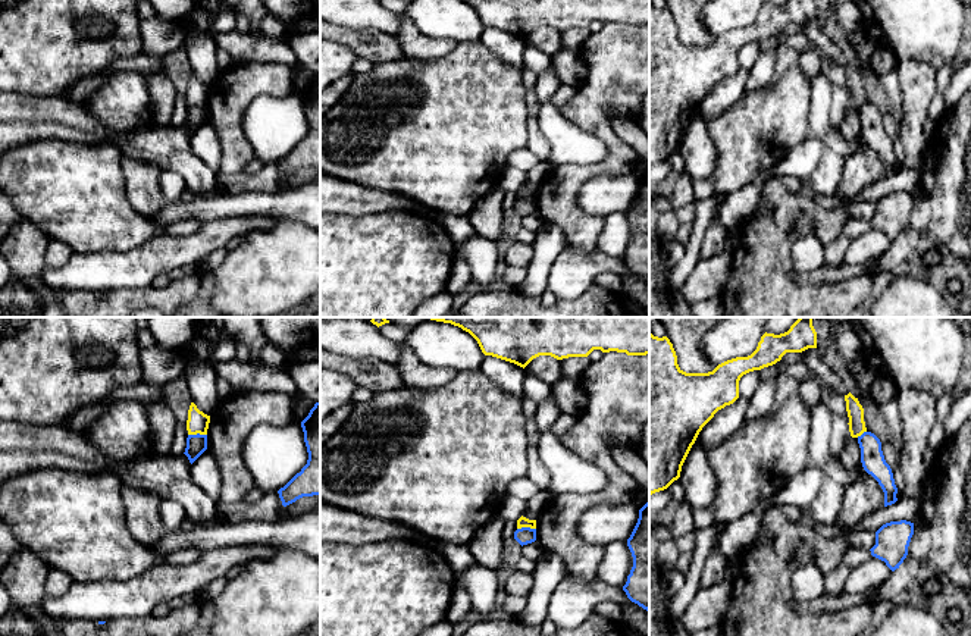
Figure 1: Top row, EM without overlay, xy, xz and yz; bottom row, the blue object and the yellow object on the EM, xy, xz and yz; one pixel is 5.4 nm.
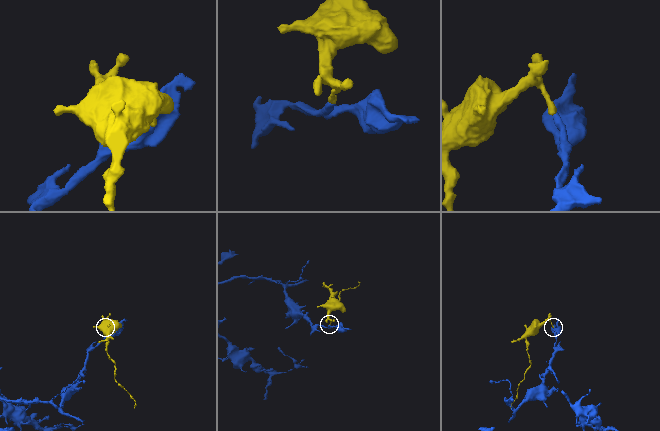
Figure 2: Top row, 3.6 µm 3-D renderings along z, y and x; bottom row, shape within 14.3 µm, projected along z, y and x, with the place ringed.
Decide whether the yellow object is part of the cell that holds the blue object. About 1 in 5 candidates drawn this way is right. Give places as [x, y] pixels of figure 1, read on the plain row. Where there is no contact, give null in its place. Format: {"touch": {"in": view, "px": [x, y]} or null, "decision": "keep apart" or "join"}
{"touch": {"in": "xy", "px": [197, 105]}, "decision": "keep apart"}

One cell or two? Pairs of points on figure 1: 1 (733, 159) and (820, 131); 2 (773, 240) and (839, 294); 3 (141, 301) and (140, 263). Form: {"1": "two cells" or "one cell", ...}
{"1": "two cells", "2": "one cell", "3": "two cells"}

